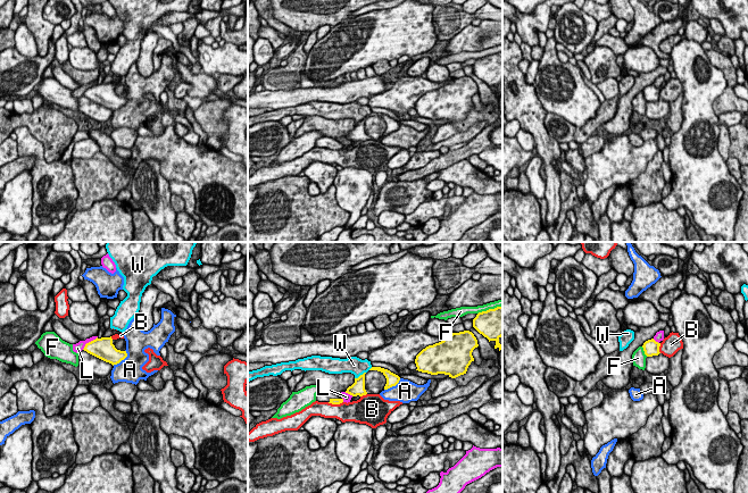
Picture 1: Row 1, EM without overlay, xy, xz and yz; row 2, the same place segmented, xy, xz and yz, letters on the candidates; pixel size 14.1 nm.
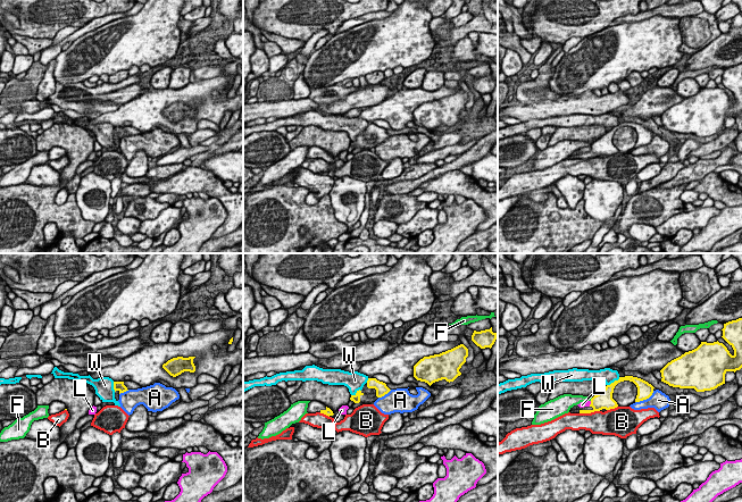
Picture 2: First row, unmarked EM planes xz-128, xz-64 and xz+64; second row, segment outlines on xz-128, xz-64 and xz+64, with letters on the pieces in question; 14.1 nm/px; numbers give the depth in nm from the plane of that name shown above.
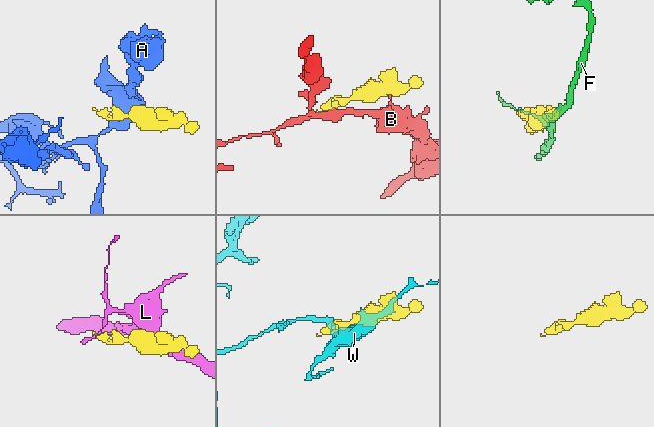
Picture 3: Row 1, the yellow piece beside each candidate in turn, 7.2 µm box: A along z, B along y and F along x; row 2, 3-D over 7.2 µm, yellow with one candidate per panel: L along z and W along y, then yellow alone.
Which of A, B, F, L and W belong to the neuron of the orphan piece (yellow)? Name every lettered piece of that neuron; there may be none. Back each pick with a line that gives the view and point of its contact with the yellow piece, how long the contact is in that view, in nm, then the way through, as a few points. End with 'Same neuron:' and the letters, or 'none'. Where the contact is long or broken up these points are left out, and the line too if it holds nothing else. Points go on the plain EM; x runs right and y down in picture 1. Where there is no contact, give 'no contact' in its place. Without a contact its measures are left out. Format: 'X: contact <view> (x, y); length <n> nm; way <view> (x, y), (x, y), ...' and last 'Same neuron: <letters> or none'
Same neuron: none

